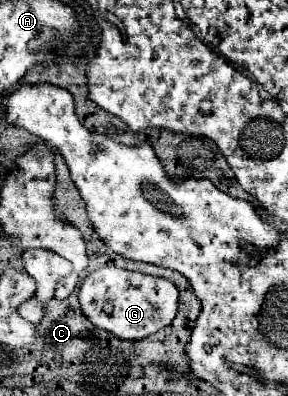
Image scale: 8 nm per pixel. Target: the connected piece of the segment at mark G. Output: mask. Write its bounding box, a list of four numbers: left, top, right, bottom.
[78,267,178,341]

